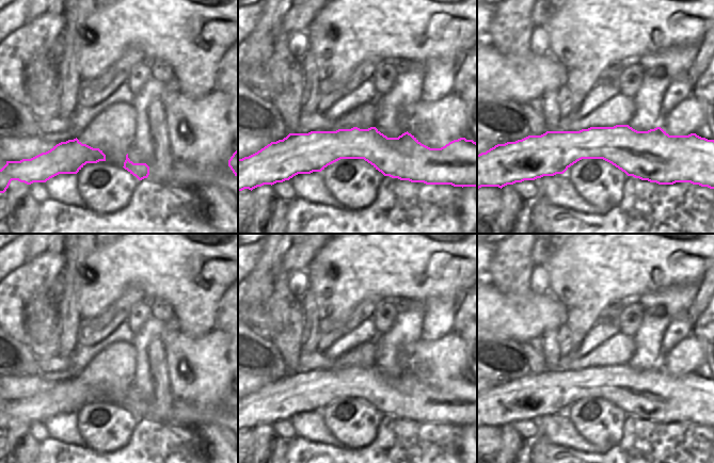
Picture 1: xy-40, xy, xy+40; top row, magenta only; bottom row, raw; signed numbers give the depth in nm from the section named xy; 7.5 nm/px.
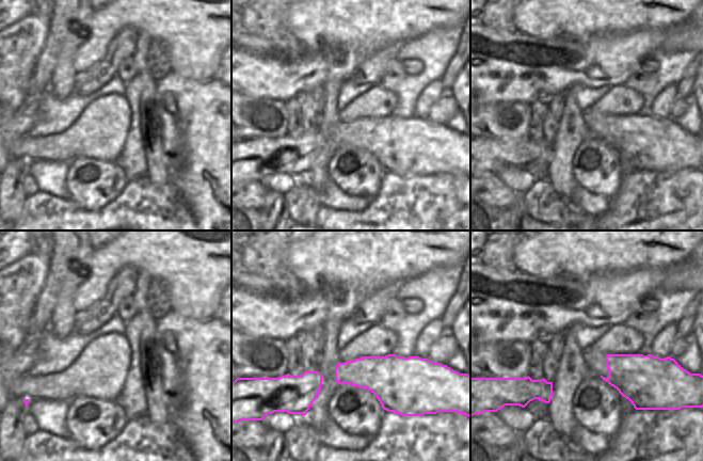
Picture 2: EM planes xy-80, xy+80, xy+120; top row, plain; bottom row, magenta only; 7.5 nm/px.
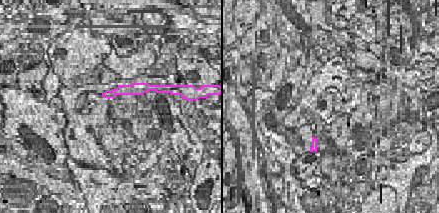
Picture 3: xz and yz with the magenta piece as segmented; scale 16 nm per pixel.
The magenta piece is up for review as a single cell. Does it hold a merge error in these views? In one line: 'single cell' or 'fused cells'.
single cell

